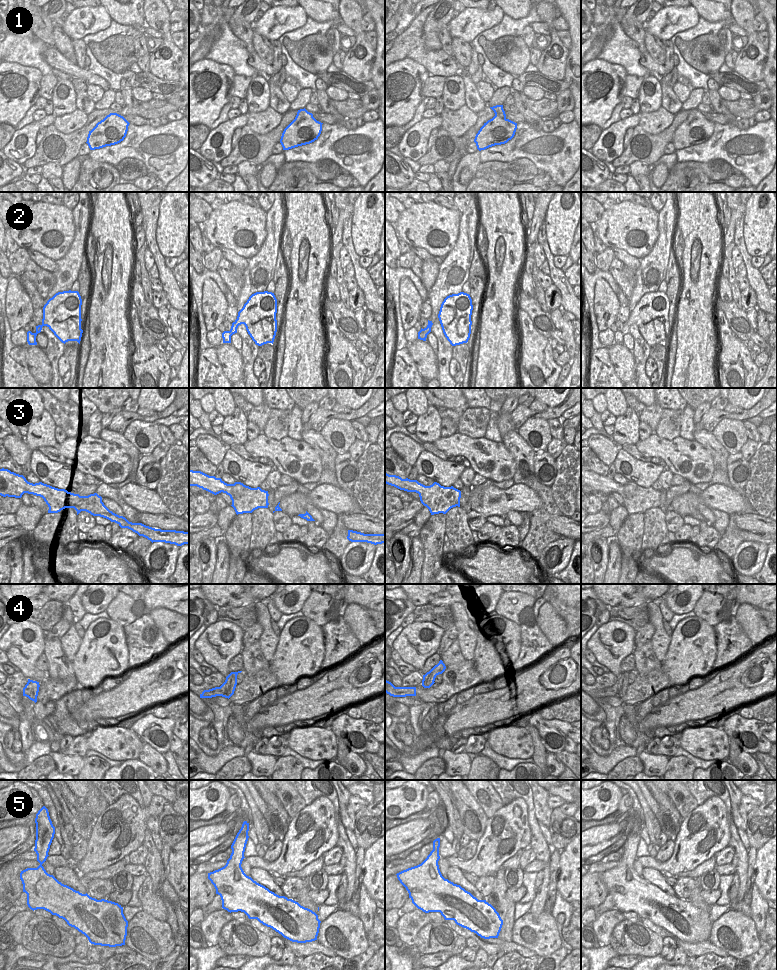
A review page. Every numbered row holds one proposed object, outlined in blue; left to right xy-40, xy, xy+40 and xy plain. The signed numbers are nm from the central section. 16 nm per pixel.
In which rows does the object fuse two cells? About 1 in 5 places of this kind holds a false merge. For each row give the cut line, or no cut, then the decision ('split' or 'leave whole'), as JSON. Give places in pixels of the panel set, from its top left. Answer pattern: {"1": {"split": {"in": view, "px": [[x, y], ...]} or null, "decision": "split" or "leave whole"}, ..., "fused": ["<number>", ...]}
{"1": {"split": null, "decision": "leave whole"}, "2": {"split": null, "decision": "leave whole"}, "3": {"split": null, "decision": "leave whole"}, "4": {"split": {"in": "xy-40", "px": [[30, 682], [31, 694], [28, 697]]}, "decision": "split"}, "5": {"split": null, "decision": "leave whole"}, "fused": ["4"]}

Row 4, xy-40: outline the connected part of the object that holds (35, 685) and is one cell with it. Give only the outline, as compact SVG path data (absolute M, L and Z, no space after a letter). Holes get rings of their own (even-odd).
M28 679L27 683L32 684L32 693L30 694L28 698L36 703L38 692L39 692L39 687L40 687L39 682Z

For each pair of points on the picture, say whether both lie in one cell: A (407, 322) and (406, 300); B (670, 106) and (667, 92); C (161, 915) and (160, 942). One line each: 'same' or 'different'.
A: same
B: same
C: different

